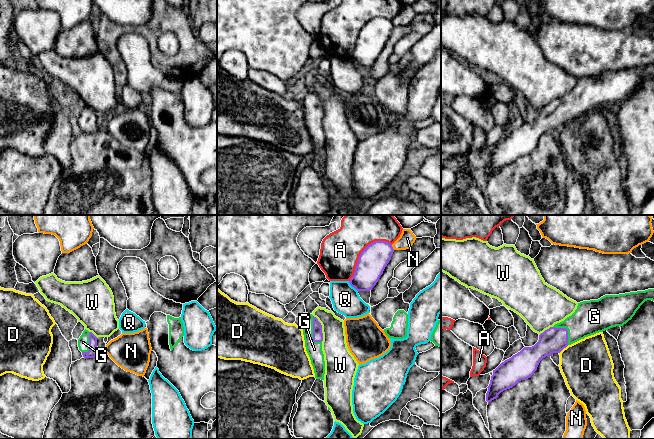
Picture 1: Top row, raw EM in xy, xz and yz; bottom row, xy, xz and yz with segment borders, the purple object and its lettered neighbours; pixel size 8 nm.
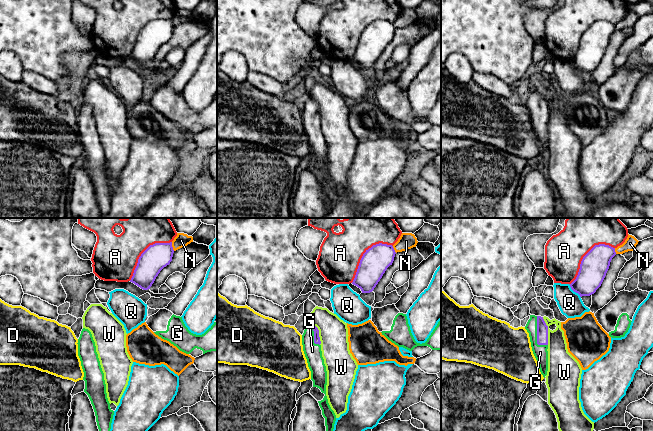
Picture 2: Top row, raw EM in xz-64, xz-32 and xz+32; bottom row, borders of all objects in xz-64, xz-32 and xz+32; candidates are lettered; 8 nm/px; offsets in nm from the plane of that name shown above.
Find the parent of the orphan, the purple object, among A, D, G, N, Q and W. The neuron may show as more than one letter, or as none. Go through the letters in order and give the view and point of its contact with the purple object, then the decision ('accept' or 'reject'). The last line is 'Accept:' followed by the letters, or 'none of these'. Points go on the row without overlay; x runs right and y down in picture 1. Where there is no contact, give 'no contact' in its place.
A: contact xz (361, 28); reject
D: contact yz (563, 124); reject
G: contact xz (313, 108); accept
N: contact xz (392, 23); reject
Q: contact xz (353, 62); reject
W: contact xz (321, 104); reject
Accept: G

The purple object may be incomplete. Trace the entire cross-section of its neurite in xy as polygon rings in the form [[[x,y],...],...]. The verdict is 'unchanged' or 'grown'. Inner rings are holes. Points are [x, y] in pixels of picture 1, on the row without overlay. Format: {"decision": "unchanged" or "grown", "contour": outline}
{"decision": "grown", "contour": [[[86,105],[78,115],[78,123],[84,134],[94,134],[101,128],[97,123],[97,113]]]}

